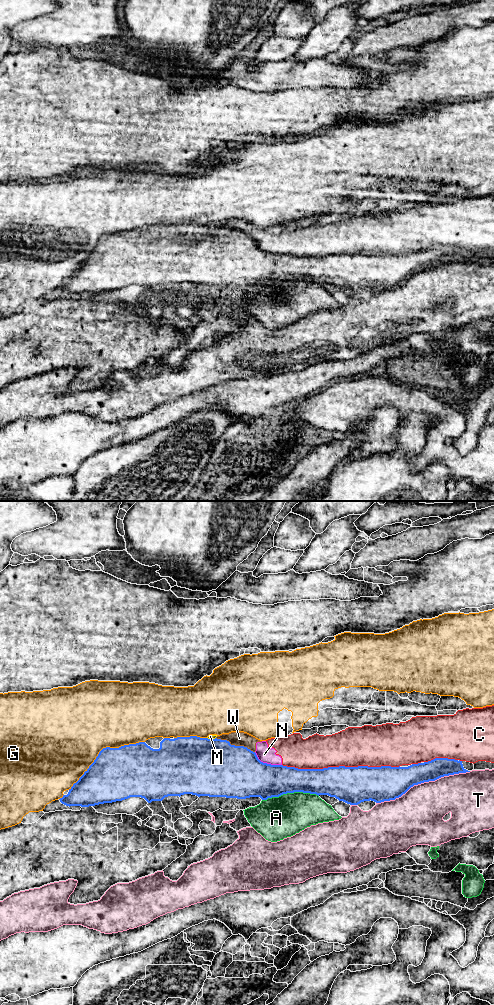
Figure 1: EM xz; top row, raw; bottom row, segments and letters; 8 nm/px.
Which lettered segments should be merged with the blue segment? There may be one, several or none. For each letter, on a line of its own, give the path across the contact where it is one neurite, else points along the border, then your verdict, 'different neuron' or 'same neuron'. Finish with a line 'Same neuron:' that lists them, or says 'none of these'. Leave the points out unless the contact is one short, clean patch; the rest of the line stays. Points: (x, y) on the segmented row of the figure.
A: different neuron
C: different neuron
G: different neuron
M: along xz (207, 737), (215, 738) | different neuron
N: along xz (254, 752), (263, 762), (281, 765) | different neuron
T: different neuron
W: different neuron
Same neuron: none of these

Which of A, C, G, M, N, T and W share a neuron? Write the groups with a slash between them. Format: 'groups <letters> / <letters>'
groups A / C M N W / G / T

